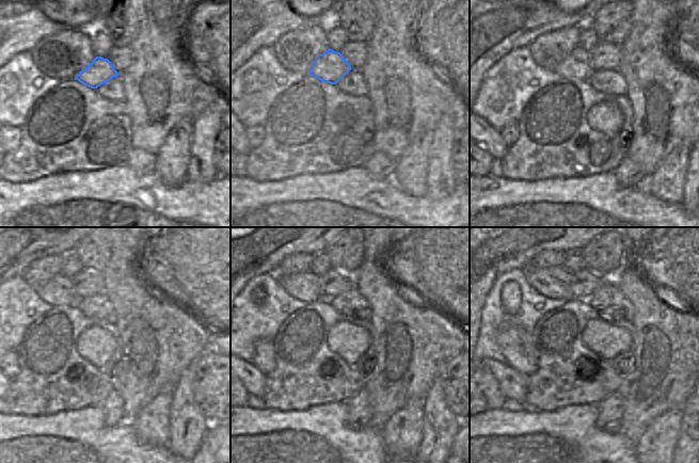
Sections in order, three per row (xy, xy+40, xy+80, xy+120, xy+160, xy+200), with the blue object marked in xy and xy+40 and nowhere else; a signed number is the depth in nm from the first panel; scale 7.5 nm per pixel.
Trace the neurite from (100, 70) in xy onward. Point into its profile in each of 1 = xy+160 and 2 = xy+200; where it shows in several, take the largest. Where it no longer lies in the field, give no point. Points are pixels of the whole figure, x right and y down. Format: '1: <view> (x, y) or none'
1: xy+160 (302, 280)
2: xy+200 (541, 280)

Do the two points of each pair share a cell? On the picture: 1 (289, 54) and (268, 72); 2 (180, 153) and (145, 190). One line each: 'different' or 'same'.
1: different
2: different

